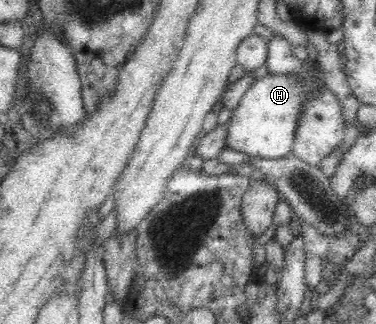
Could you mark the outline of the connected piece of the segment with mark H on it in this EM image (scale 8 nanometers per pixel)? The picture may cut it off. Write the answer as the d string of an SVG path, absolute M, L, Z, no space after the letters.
M267 74L255 80L243 94L239 105L227 120L227 133L223 149L247 155L278 159L291 153L293 134L299 120L299 113L308 98L309 83L299 76Z

